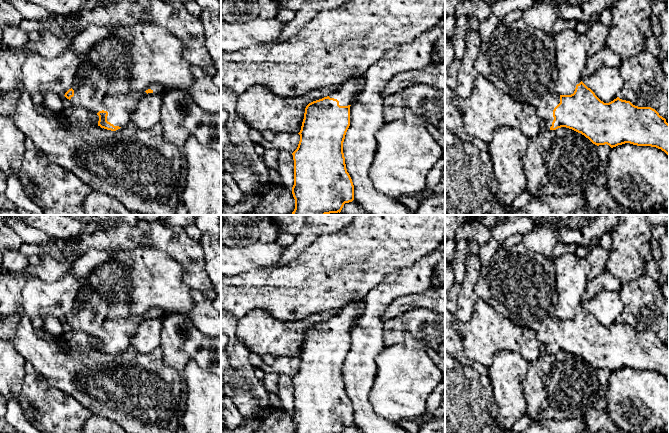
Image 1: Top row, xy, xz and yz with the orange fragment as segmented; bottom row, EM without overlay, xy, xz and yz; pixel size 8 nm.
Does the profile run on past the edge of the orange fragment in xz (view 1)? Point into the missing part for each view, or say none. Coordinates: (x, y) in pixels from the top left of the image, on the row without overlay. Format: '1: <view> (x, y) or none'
1: xz (345, 316)

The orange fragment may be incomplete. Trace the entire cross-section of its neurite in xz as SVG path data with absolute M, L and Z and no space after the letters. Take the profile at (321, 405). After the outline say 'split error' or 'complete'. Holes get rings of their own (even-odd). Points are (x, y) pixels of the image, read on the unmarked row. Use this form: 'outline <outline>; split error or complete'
outline M352 301L338 309L329 320L306 330L301 354L298 357L300 365L292 377L294 384L292 418L295 423L295 433L342 433L345 427L354 424L354 409L346 393L343 366L350 350L350 330L359 314L358 301Z; split error

